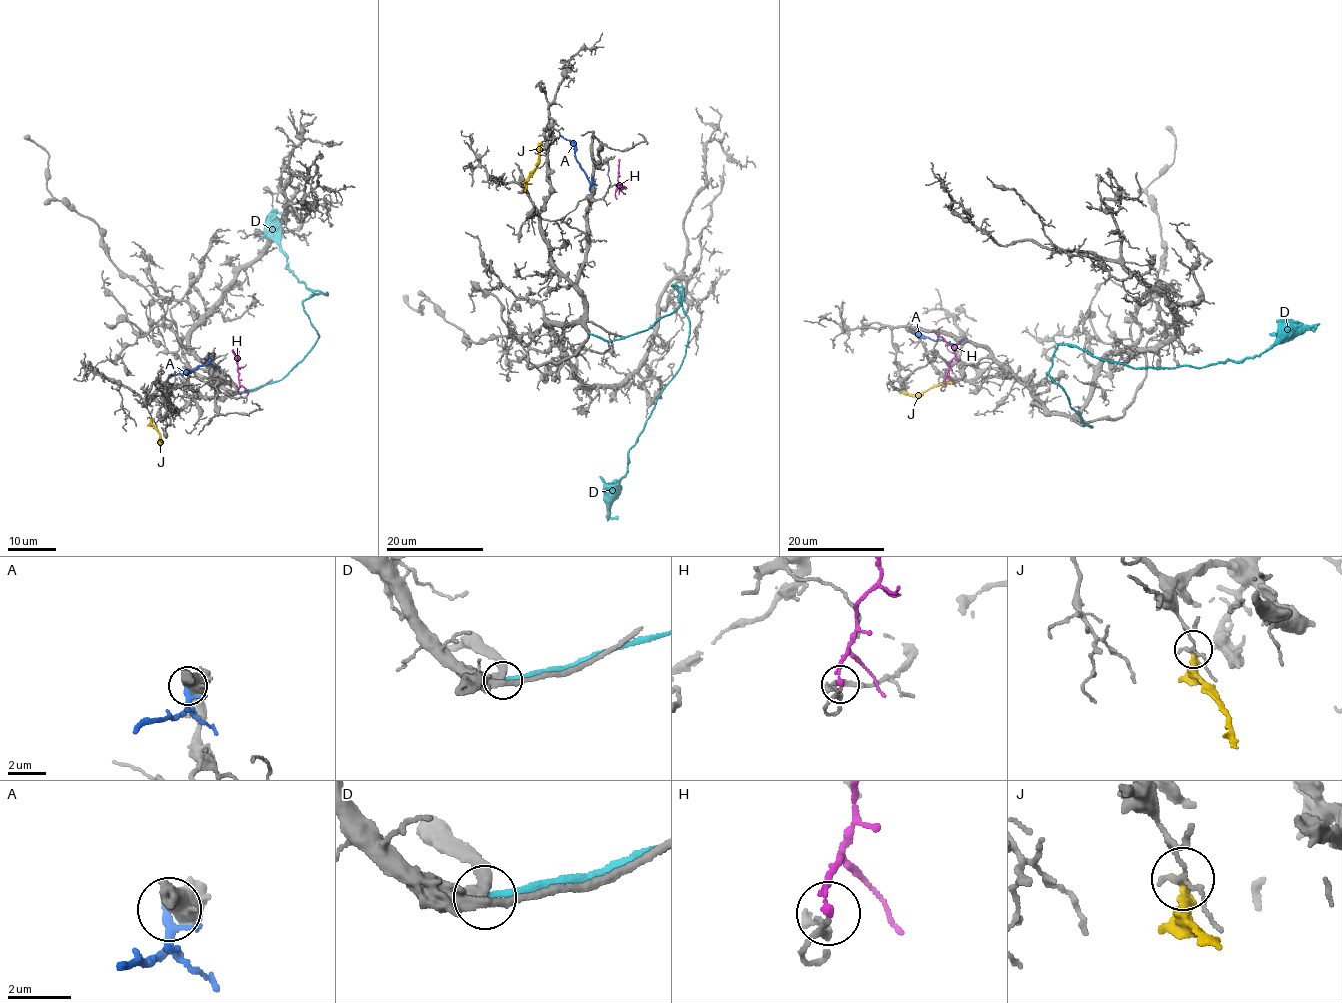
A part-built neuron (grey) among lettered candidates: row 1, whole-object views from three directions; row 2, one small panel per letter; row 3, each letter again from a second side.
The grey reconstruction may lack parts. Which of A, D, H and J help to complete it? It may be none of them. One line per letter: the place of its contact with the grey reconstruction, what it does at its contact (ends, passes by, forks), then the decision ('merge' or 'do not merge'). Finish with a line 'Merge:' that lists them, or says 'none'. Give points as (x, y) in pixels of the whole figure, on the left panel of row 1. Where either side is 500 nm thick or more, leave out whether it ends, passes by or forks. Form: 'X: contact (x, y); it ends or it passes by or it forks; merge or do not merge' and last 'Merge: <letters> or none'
A: contact (209, 357); do not merge
D: contact (237, 392); it ends; do not merge
H: contact (248, 393); it ends; do not merge
J: contact (151, 417); it passes by; do not merge
Merge: none

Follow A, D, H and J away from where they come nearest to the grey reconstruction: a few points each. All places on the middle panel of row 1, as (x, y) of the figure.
A: (590, 188), (590, 180), (576, 159), (575, 147), (559, 132)
D: (589, 333), (610, 341), (648, 329), (683, 288), (672, 285), (686, 353), (628, 454), (608, 505), (618, 516)
H: (625, 188), (618, 188), (619, 159)
J: (525, 186), (526, 179), (537, 165), (541, 142)

